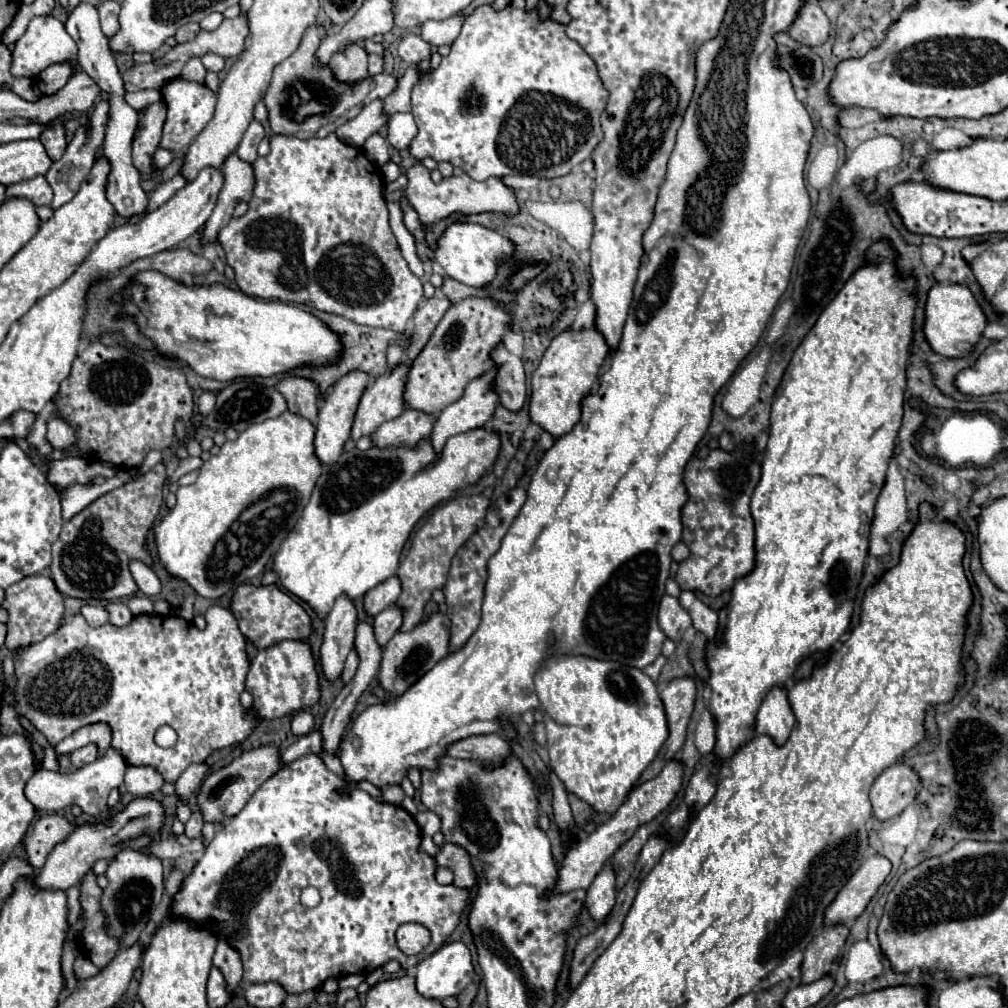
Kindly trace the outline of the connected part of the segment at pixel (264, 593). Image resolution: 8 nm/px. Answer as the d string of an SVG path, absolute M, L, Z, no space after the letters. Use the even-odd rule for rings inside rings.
M240 585L232 597L232 613L240 625L240 631L248 641L252 641L258 649L266 649L276 645L284 639L300 641L312 633L310 617L306 611L296 603L288 593L280 591L276 585L268 587L254 587L254 585Z

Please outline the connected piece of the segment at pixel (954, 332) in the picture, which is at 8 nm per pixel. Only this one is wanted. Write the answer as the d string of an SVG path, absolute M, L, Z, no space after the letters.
M934 285L928 291L926 299L926 319L924 319L924 337L930 343L932 351L944 357L964 357L982 337L986 327L986 317L972 297L970 289L964 285Z

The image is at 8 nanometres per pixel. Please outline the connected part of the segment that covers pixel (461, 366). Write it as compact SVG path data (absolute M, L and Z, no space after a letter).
M468 297L452 305L436 325L432 337L410 363L404 387L404 403L428 415L438 415L446 405L460 399L466 385L492 369L490 353L502 341L502 335L512 329L512 317L496 305L496 301Z

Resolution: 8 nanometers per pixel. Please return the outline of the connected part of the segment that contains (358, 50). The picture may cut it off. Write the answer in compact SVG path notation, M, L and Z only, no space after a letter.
M350 45L344 53L336 53L328 67L332 75L342 83L356 83L368 77L368 53L362 45Z

